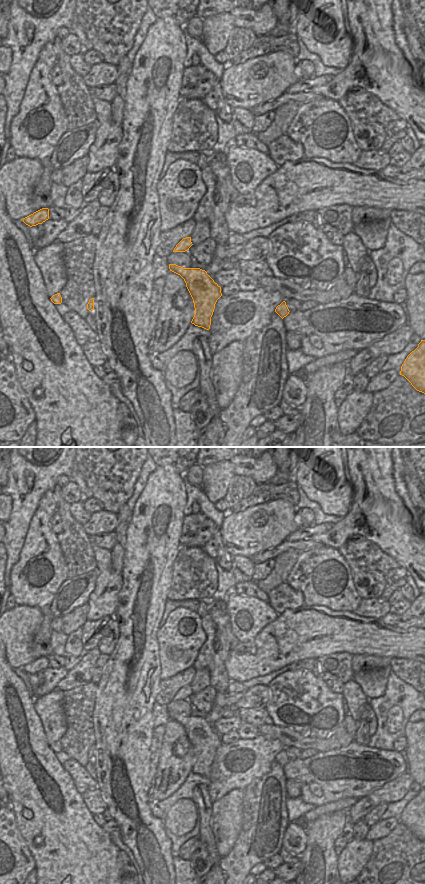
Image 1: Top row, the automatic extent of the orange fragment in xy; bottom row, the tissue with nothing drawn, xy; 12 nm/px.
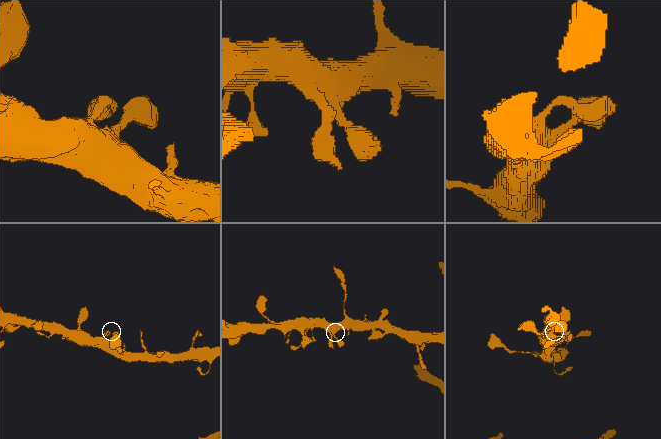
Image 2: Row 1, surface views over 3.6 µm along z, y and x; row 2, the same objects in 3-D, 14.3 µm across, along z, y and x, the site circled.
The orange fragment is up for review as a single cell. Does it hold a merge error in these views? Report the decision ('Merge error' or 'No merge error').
No merge error.

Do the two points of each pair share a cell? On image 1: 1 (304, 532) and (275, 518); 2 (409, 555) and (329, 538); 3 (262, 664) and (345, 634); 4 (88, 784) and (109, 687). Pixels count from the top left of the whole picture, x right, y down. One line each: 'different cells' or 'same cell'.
1: different cells
2: same cell
3: same cell
4: different cells

